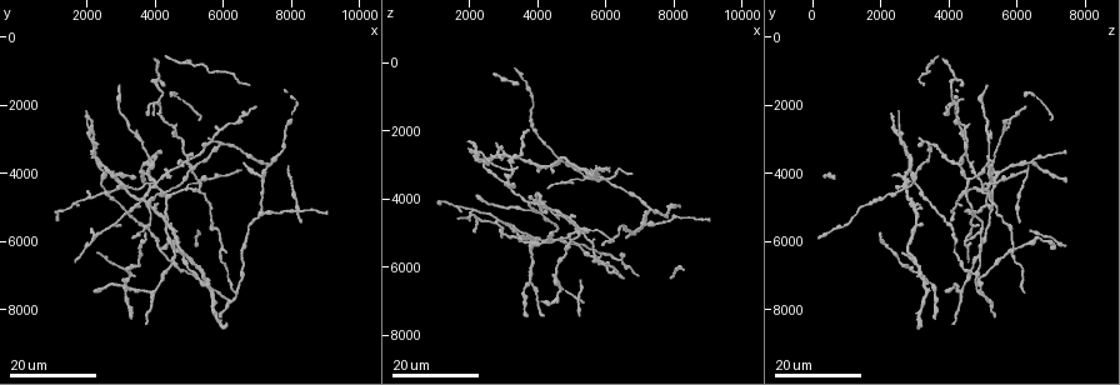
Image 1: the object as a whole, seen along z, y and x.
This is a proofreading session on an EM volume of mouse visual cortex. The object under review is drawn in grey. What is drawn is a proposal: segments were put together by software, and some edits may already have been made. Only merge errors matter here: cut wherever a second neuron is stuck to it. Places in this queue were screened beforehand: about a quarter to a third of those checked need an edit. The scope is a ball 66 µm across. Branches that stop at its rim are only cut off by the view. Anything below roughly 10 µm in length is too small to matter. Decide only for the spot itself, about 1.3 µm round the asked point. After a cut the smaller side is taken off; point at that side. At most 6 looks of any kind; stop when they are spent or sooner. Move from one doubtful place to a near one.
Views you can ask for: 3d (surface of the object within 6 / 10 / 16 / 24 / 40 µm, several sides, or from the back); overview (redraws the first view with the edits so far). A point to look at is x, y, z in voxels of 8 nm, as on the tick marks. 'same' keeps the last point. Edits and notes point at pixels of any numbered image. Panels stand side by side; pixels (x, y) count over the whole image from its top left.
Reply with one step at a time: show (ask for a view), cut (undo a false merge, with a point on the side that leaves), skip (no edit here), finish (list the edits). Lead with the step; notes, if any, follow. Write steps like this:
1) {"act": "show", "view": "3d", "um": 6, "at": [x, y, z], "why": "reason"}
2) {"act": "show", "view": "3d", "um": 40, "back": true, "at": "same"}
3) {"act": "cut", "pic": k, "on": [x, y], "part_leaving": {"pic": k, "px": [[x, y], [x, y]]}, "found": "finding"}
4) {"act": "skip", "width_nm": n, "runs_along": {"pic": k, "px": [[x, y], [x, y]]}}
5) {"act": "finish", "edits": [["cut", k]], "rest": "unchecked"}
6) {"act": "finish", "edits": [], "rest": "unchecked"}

{"act": "show", "view": "3d", "um": 16, "at": [7200, 5200, 4700], "why": "a fork"}

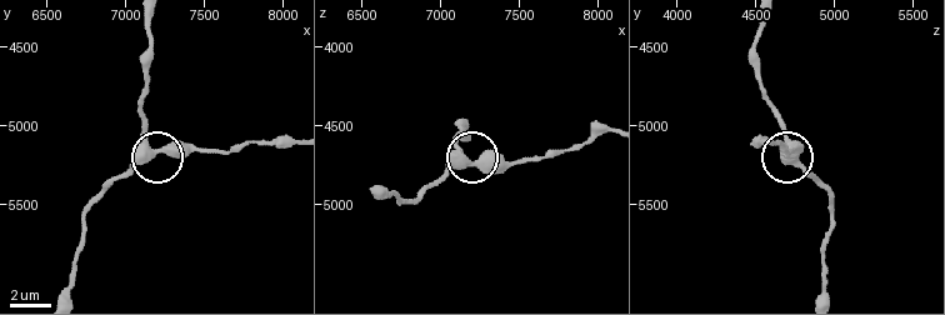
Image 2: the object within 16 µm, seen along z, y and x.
{"act": "show", "view": "3d", "um": 10, "at": [7140, 5160, 4740], "why": "zoom in"}

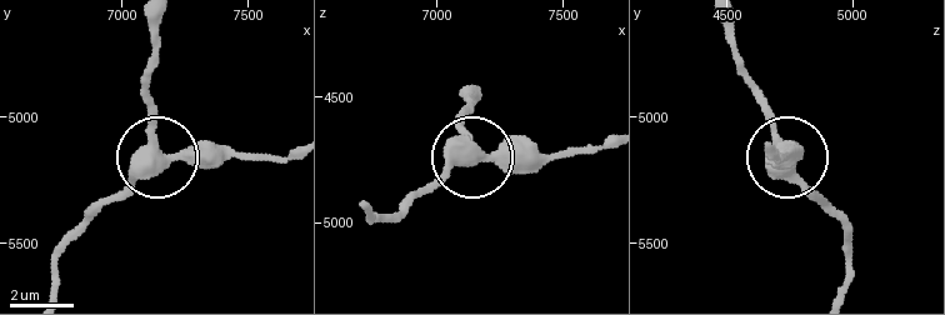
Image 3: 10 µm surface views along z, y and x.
{"act": "skip", "arms": 3, "runs_along": {"pic": 3, "px": [[364, 213], [393, 215], [481, 154], [551, 161]]}, "found": "continuous, no second neuron"}

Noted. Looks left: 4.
{"act": "show", "view": "3d", "um": 24, "at": [4700, 6800, 4500], "why": "a narrow waist"}

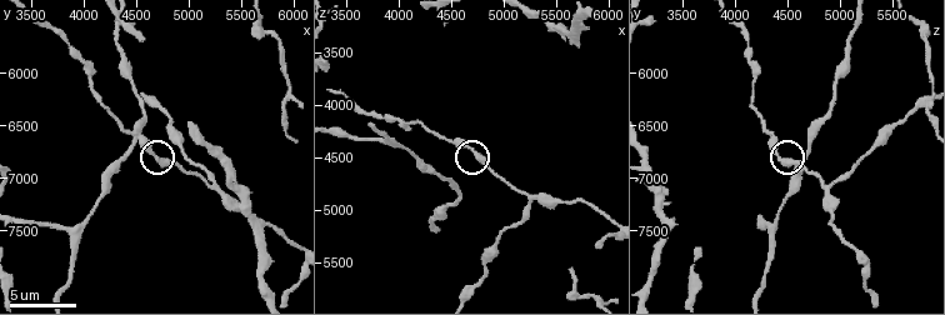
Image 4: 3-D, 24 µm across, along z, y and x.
{"act": "show", "view": "3d", "um": 10, "at": [4640, 6760, 4380]}

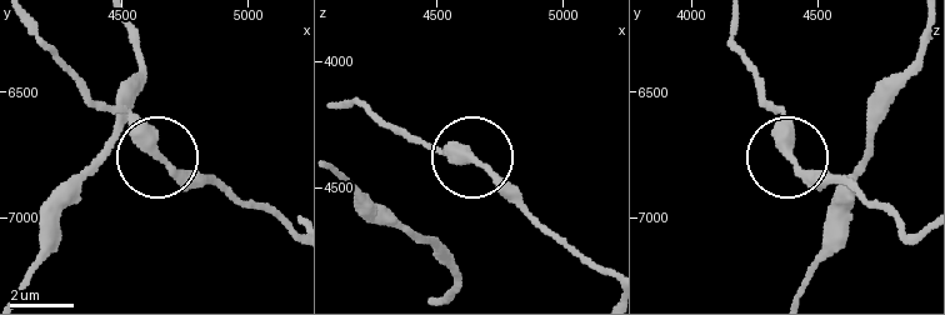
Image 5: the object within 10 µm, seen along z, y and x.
{"act": "skip", "found": "continuous, no second neuron"}

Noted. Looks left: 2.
{"act": "show", "view": "3d", "um": 24, "at": [5200, 4500, 5000], "why": "arms part here"}

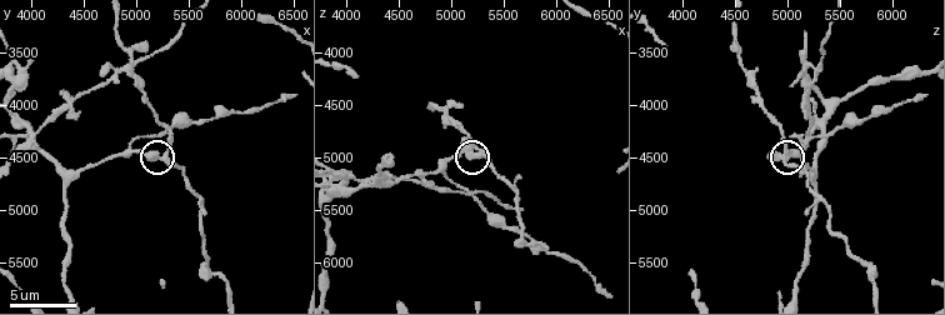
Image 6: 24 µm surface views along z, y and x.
{"act": "show", "view": "3d", "um": 6, "at": [5300, 4460, 4960]}

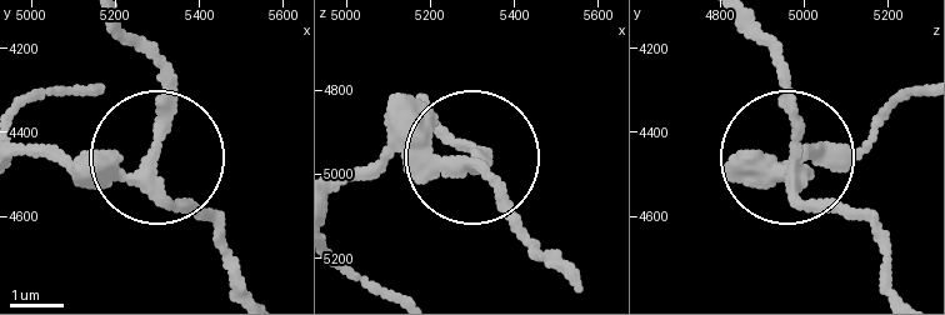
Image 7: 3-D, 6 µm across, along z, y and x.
{"act": "cut", "pic": 7, "on": [163, 124], "arms": 3, "found": "a second neuron is stuck on"}

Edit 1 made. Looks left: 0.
{"act": "finish", "edits": [["cut", 7]], "rest": "unchecked"}

